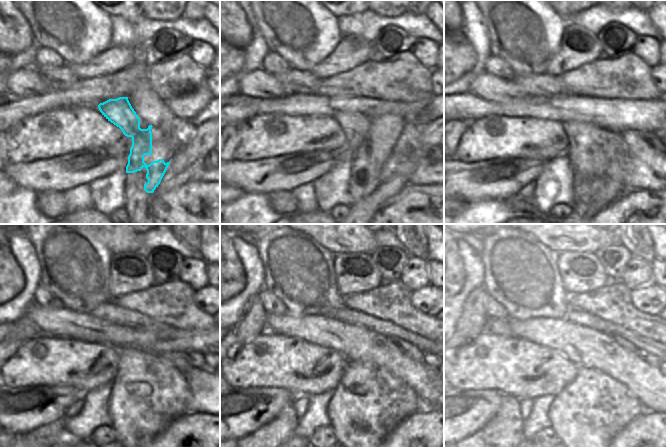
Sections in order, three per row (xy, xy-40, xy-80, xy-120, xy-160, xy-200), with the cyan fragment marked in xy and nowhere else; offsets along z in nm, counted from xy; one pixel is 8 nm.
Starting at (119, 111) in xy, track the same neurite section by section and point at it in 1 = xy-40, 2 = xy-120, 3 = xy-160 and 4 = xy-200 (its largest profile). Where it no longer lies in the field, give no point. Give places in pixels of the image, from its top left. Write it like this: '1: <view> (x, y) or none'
1: xy-40 (365, 137)
2: xy-120 (148, 393)
3: xy-160 (368, 402)
4: xy-200 (587, 414)

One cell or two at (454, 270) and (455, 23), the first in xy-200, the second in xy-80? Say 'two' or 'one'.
two

